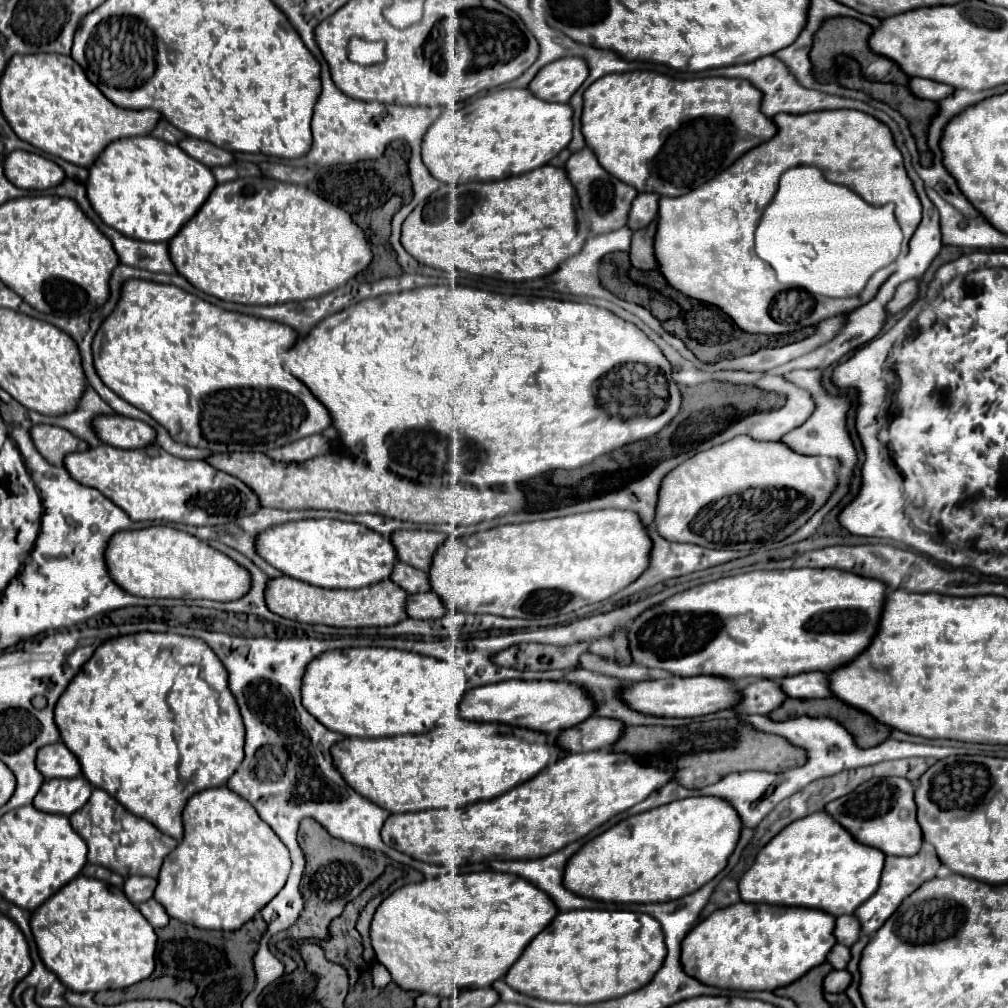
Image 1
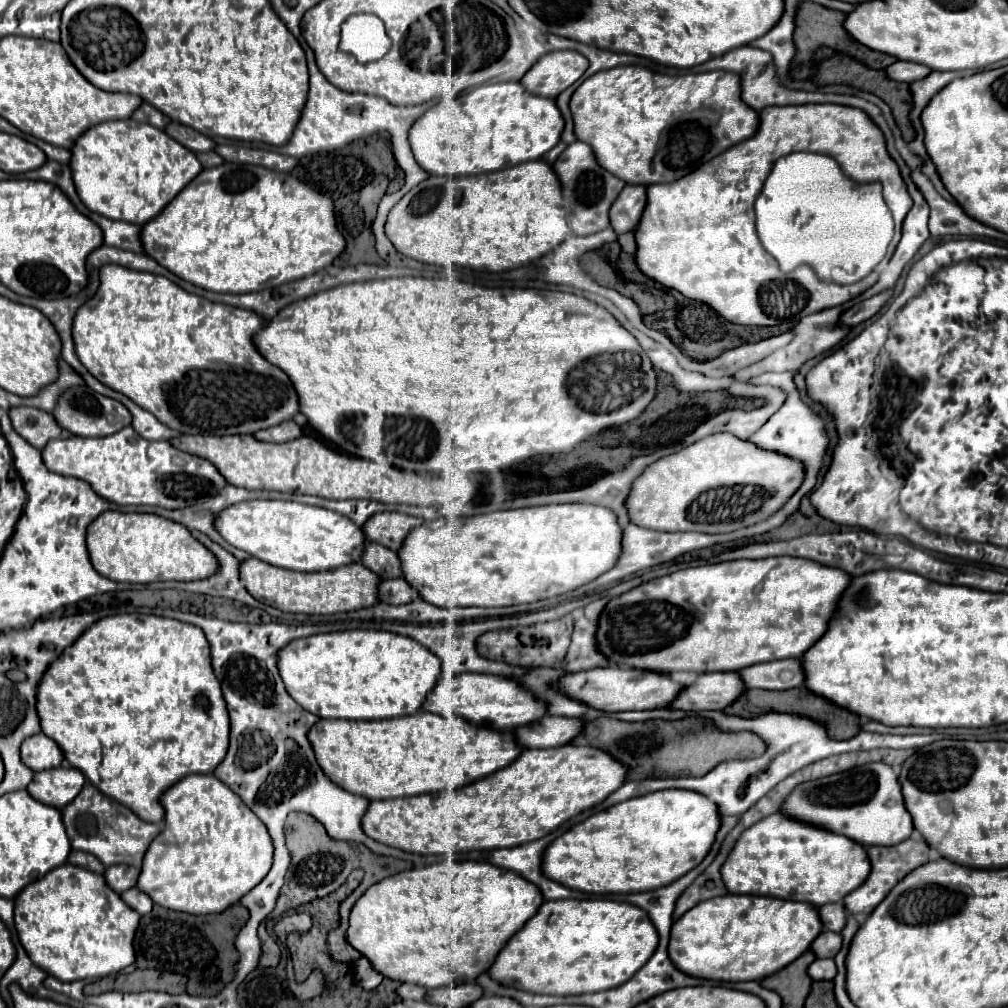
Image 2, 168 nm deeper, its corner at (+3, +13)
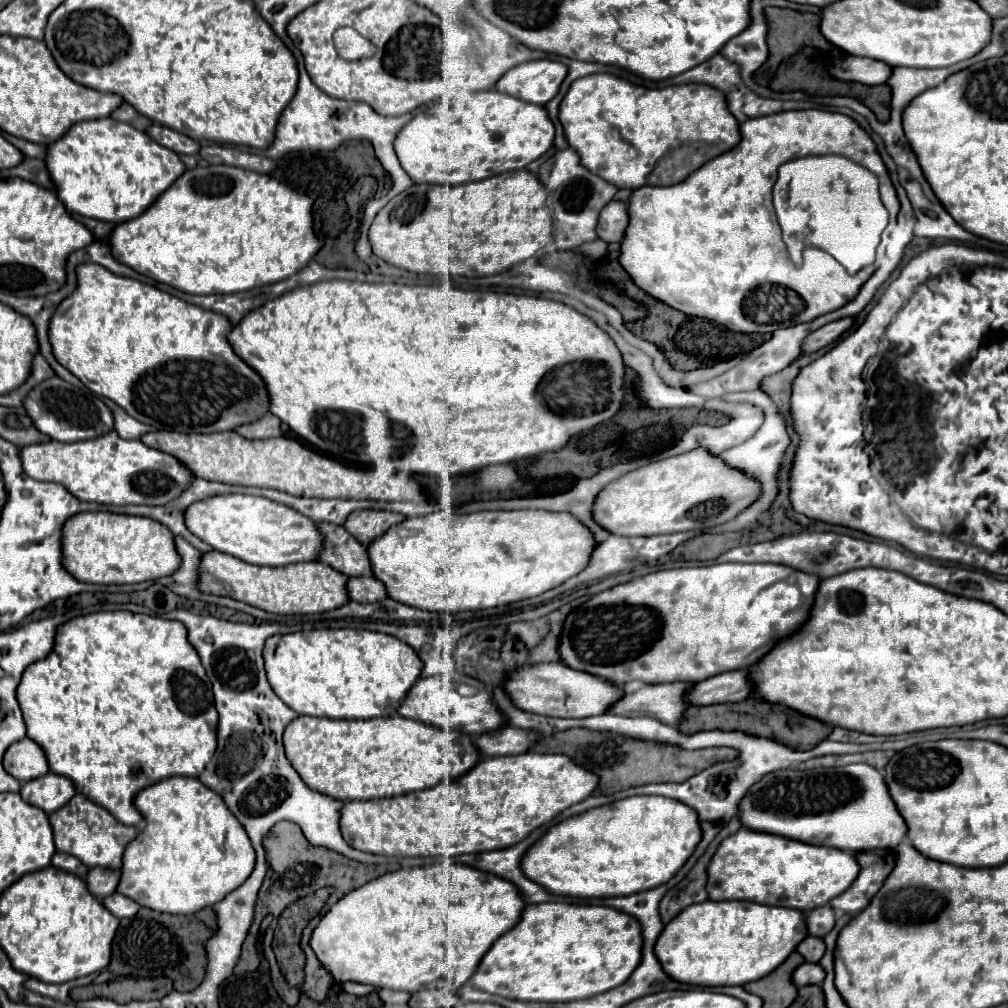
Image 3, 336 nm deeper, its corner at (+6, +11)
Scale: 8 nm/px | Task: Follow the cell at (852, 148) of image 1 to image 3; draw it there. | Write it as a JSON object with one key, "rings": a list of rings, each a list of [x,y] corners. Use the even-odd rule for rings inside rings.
{"rings":[[[808,109],[764,115],[744,121],[740,125],[740,135],[742,139],[734,149],[710,159],[682,183],[670,187],[640,187],[632,191],[628,201],[630,223],[620,243],[620,265],[642,291],[682,311],[684,315],[710,319],[738,333],[774,333],[778,329],[792,327],[794,323],[808,323],[824,313],[840,309],[858,295],[862,285],[878,269],[878,263],[872,263],[860,269],[860,273],[850,275],[830,253],[812,247],[806,251],[802,267],[788,261],[772,209],[772,185],[776,181],[778,167],[786,161],[808,155],[842,155],[858,161],[878,177],[880,197],[890,217],[898,215],[900,203],[874,141],[854,119],[842,113]]]}

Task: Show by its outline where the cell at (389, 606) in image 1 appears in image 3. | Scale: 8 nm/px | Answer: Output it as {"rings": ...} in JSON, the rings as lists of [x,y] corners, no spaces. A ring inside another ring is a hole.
{"rings":[[[208,551],[202,553],[198,569],[200,573],[198,573],[196,587],[200,587],[200,593],[220,595],[220,597],[230,595],[236,601],[278,615],[322,613],[330,609],[338,609],[344,603],[348,603],[348,595],[346,595],[348,577],[320,561],[280,565],[280,567],[258,567],[258,565],[248,565],[246,561],[240,561],[236,557],[228,557],[220,551]]]}

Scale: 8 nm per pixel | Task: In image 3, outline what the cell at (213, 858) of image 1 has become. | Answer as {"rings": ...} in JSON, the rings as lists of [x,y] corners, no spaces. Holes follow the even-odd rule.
{"rings":[[[194,777],[154,783],[134,797],[146,827],[128,843],[116,891],[142,907],[162,913],[196,913],[240,887],[254,869],[254,849],[244,827],[226,809],[220,795]]]}

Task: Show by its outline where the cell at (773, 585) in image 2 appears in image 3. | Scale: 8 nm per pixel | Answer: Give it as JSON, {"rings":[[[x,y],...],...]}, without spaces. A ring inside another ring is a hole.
{"rings":[[[722,563],[656,571],[606,589],[570,611],[562,623],[558,655],[564,665],[616,685],[630,681],[698,683],[716,673],[756,665],[776,637],[794,633],[808,619],[818,583],[820,579],[814,575],[774,563]]]}

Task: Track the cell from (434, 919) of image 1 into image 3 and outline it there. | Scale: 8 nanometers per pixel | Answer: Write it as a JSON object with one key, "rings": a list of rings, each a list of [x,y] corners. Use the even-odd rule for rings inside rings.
{"rings":[[[444,861],[398,869],[368,881],[334,903],[312,931],[310,947],[336,983],[356,981],[406,993],[424,987],[460,987],[474,975],[492,943],[518,923],[522,909],[524,901],[510,881],[468,865]]]}

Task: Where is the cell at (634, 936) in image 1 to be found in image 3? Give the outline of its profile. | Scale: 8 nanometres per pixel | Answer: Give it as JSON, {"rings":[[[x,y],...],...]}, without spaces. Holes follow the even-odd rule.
{"rings":[[[526,905],[520,921],[484,955],[470,985],[518,1001],[576,1001],[622,985],[640,957],[640,923],[626,913],[604,905]]]}

